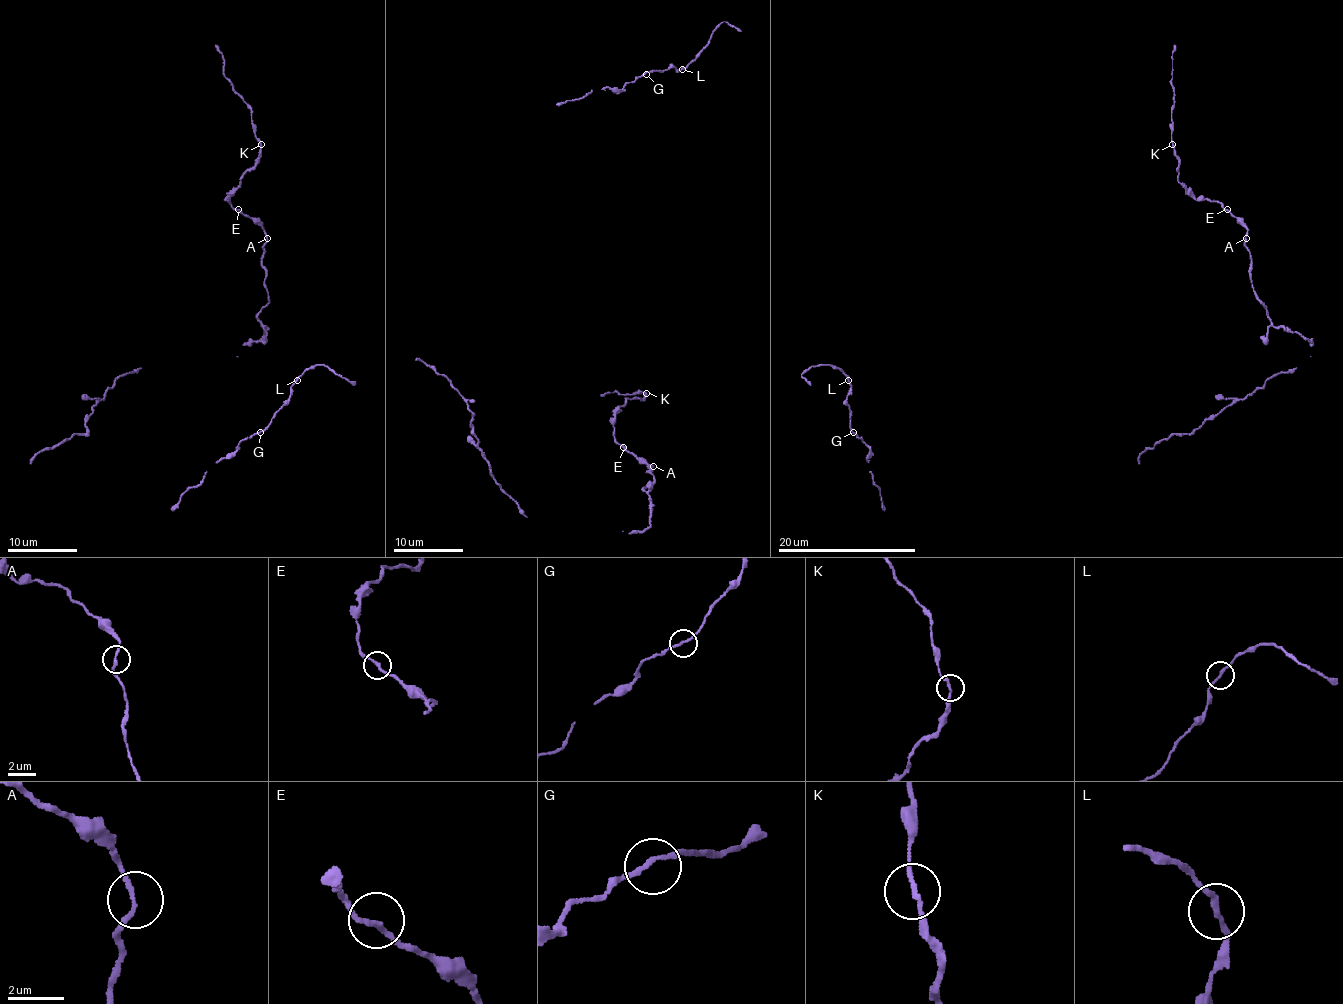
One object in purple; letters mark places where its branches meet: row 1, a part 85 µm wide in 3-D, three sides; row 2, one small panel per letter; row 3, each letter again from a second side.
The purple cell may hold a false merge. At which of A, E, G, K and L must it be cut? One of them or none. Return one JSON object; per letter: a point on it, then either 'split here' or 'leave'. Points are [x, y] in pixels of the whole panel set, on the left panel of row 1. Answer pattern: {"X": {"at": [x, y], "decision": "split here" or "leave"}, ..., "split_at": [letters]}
{"A": {"at": [267, 238], "decision": "leave"}, "E": {"at": [238, 209], "decision": "leave"}, "G": {"at": [260, 432], "decision": "leave"}, "K": {"at": [261, 144], "decision": "leave"}, "L": {"at": [297, 380], "decision": "leave"}, "split_at": []}

